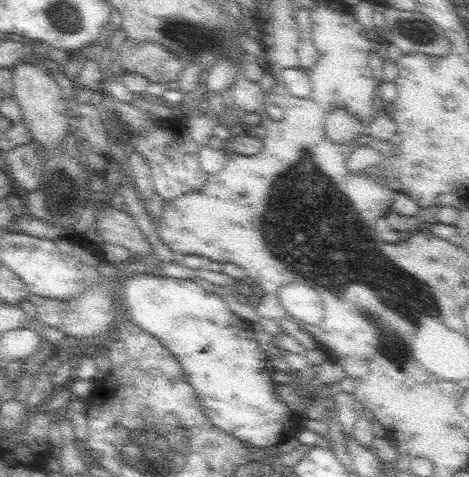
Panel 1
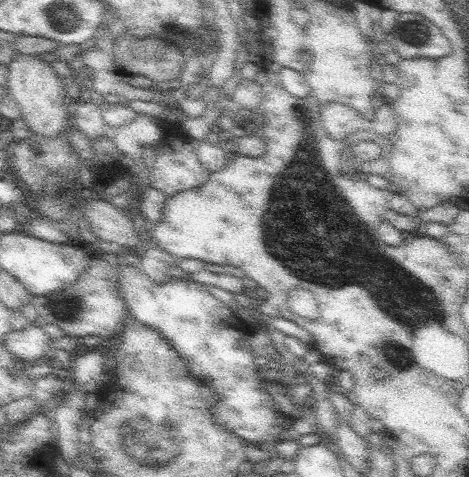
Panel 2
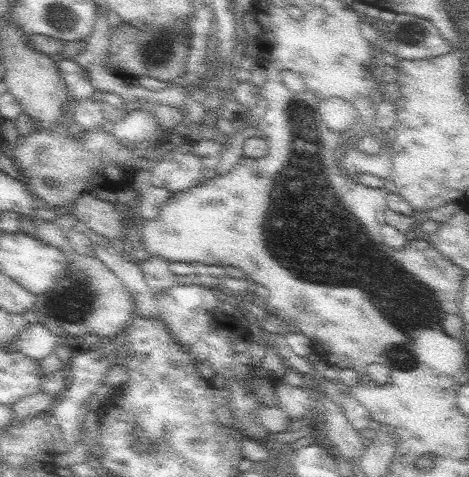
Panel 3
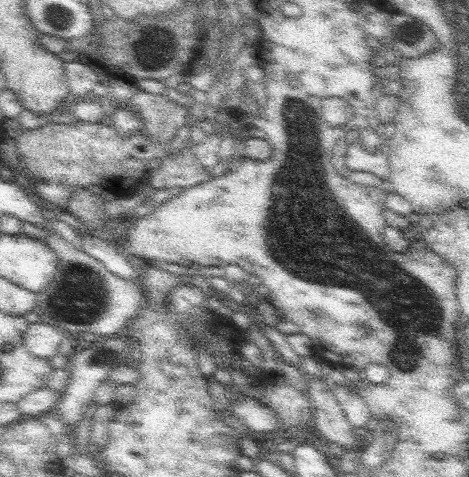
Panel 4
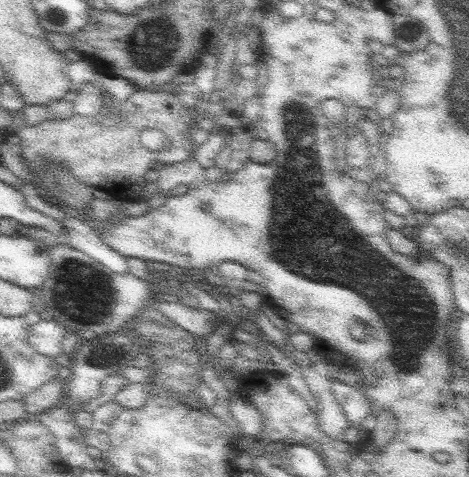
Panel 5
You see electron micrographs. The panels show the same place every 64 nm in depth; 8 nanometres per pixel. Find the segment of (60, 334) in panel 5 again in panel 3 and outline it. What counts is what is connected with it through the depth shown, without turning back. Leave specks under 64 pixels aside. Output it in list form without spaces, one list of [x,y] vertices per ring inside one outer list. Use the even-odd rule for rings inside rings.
[[[33,324],[25,332],[21,332],[15,342],[11,344],[13,352],[23,352],[25,356],[33,360],[43,360],[47,356],[53,356],[59,348],[61,336],[55,336],[47,330],[47,324]]]

